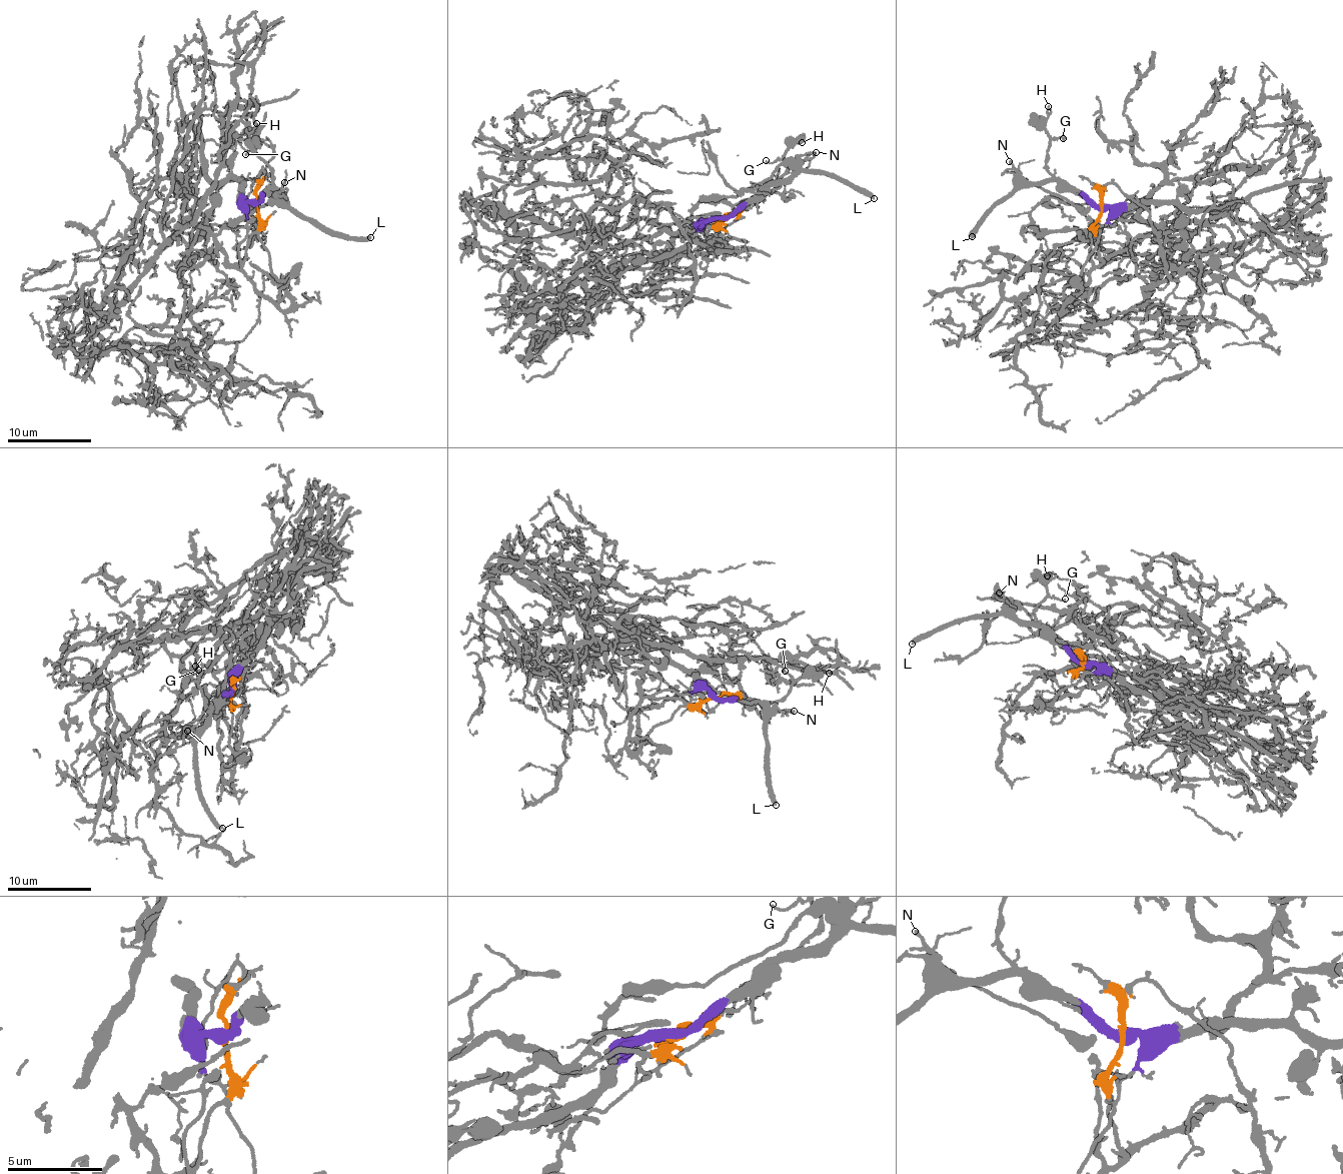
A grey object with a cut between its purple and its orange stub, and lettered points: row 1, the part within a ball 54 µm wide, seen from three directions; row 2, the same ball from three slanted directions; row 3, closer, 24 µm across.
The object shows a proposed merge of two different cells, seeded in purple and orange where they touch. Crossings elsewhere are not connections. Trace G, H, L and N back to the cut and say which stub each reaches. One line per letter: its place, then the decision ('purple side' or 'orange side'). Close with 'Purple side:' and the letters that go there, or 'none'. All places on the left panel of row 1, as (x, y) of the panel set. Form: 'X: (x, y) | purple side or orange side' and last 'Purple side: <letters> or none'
G: (245, 154) | purple side
H: (256, 123) | purple side
L: (370, 237) | purple side
N: (284, 182) | purple side
Purple side: G, H, L, N

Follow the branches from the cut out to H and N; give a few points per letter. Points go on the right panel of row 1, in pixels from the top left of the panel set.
H: (1101, 208), (1089, 195), (1053, 175), (1045, 164), (1051, 144), (1045, 126), (1047, 105)
N: (1101, 208), (1055, 179), (1031, 182), (1009, 161)

